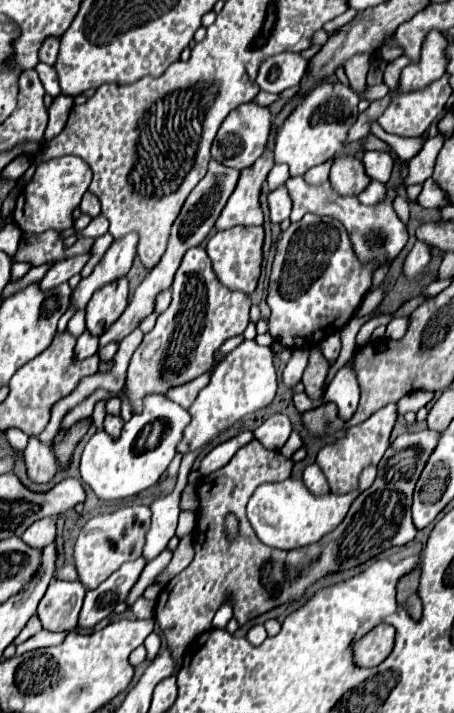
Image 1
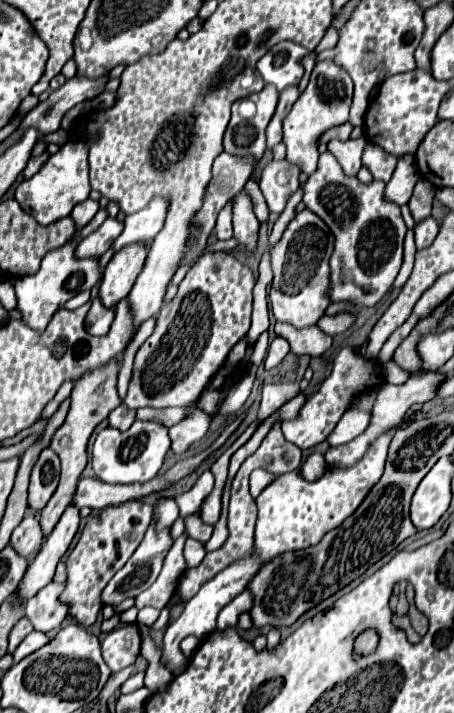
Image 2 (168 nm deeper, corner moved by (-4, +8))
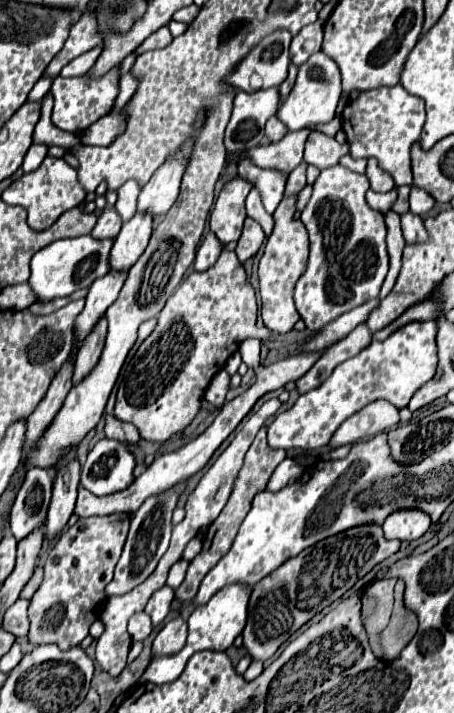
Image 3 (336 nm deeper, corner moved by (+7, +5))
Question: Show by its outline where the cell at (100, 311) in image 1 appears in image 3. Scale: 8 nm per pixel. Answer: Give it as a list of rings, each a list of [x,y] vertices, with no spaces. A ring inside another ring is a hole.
[[[135,213],[133,219],[125,221],[111,249],[111,259],[109,259],[111,269],[123,271],[133,267],[133,263],[141,257],[141,253],[149,243],[151,229],[153,229],[153,217],[149,215]]]

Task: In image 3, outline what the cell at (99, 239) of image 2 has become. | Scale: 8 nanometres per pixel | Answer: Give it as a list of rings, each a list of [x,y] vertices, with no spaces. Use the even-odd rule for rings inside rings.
[[[105,207],[103,213],[99,215],[97,219],[97,225],[95,229],[91,231],[91,235],[95,239],[113,239],[119,231],[121,231],[121,217],[119,213],[115,211],[115,207]]]

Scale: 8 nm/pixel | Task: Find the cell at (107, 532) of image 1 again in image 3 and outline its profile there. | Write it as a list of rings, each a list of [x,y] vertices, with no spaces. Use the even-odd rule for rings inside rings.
[[[127,513],[79,519],[73,527],[59,533],[45,565],[43,581],[29,599],[29,631],[27,641],[33,645],[57,645],[61,651],[77,647],[105,605],[105,585],[113,579],[113,569],[121,557],[129,529]]]

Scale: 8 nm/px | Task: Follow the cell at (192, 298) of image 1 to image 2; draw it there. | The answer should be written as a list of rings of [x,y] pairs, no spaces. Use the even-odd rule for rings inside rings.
[[[206,252],[186,272],[178,294],[162,306],[152,336],[138,348],[126,406],[190,406],[226,360],[230,348],[246,336],[256,280],[248,266],[226,252]]]

